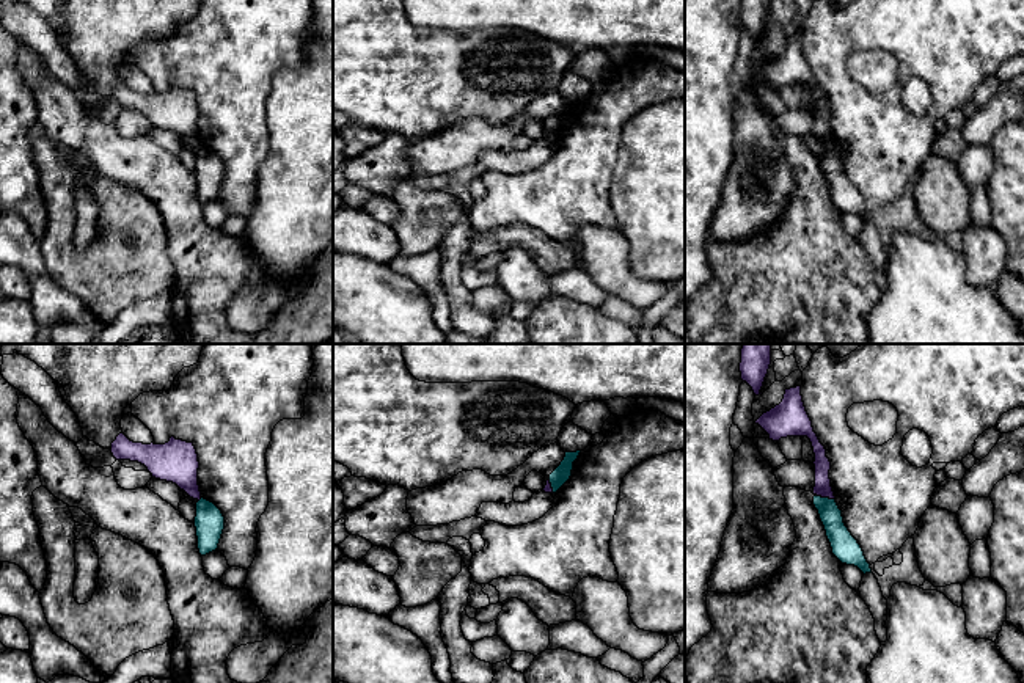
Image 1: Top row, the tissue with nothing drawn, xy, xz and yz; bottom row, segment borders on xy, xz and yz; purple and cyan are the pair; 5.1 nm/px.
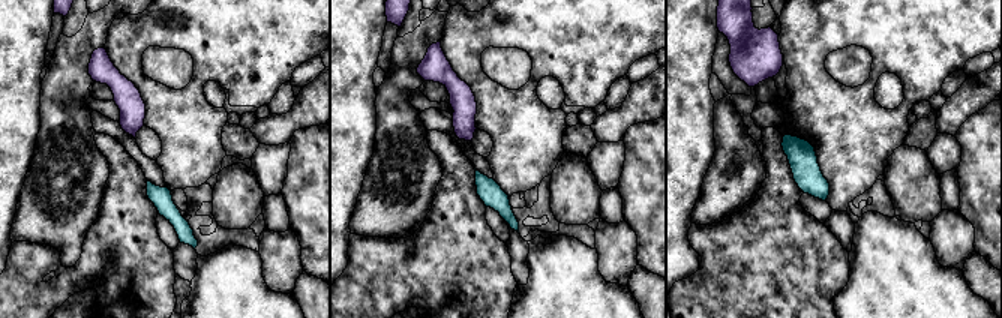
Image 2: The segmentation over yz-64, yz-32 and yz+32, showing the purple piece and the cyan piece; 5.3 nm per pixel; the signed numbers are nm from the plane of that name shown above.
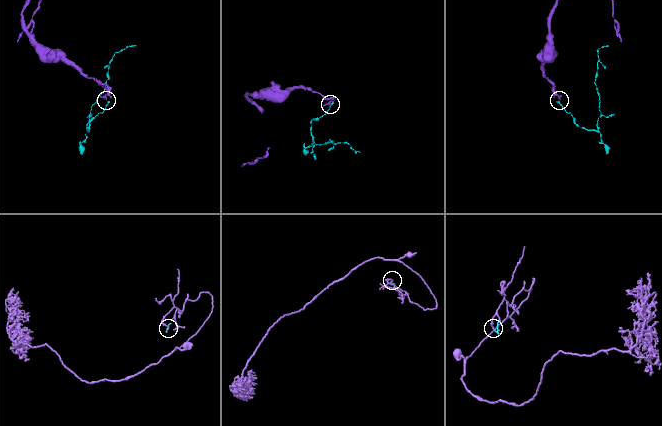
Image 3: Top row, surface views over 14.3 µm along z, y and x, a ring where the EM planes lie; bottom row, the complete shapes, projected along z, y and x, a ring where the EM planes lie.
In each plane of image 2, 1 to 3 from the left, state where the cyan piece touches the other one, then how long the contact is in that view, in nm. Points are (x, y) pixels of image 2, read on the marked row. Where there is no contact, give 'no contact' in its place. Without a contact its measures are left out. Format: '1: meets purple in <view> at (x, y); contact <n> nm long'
1: no contact
2: no contact
3: no contact

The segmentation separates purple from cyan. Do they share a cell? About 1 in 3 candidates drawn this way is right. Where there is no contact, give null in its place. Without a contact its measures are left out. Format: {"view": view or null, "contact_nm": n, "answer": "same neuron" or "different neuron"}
{"view": "yz", "contact_nm": 100, "answer": "different neuron"}

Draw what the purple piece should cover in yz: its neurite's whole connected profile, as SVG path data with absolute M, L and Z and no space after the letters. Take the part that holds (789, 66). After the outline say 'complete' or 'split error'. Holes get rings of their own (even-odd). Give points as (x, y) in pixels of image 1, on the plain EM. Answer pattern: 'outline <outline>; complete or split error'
outline M801 35L785 38L782 50L763 61L755 72L759 72L773 89L787 85L807 85L815 102L814 143L829 148L836 146L829 127L831 110L826 105L825 94L814 80L812 69L803 50Z; complete

